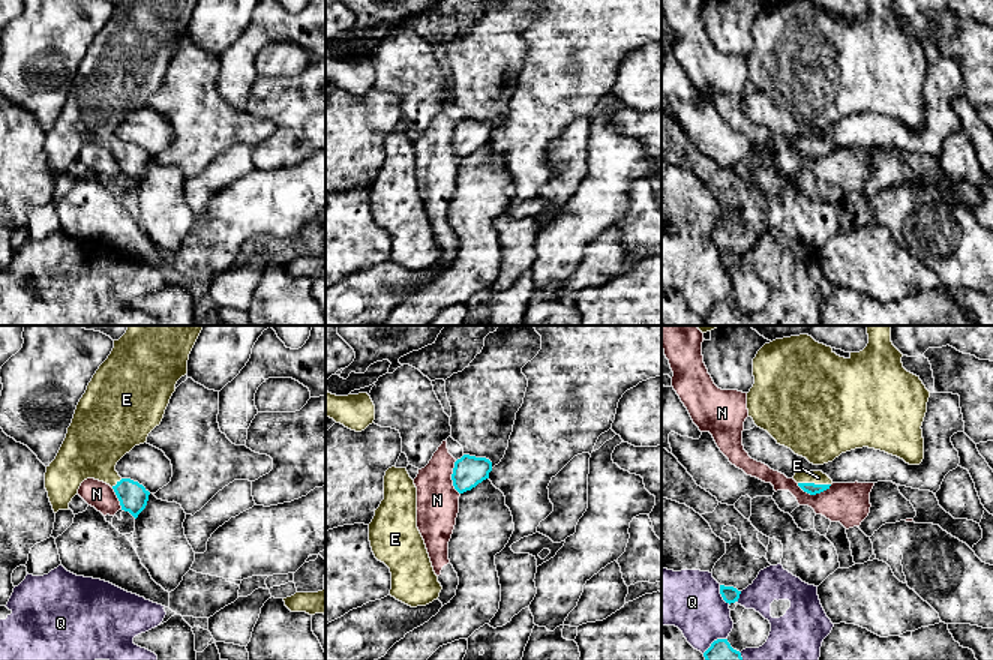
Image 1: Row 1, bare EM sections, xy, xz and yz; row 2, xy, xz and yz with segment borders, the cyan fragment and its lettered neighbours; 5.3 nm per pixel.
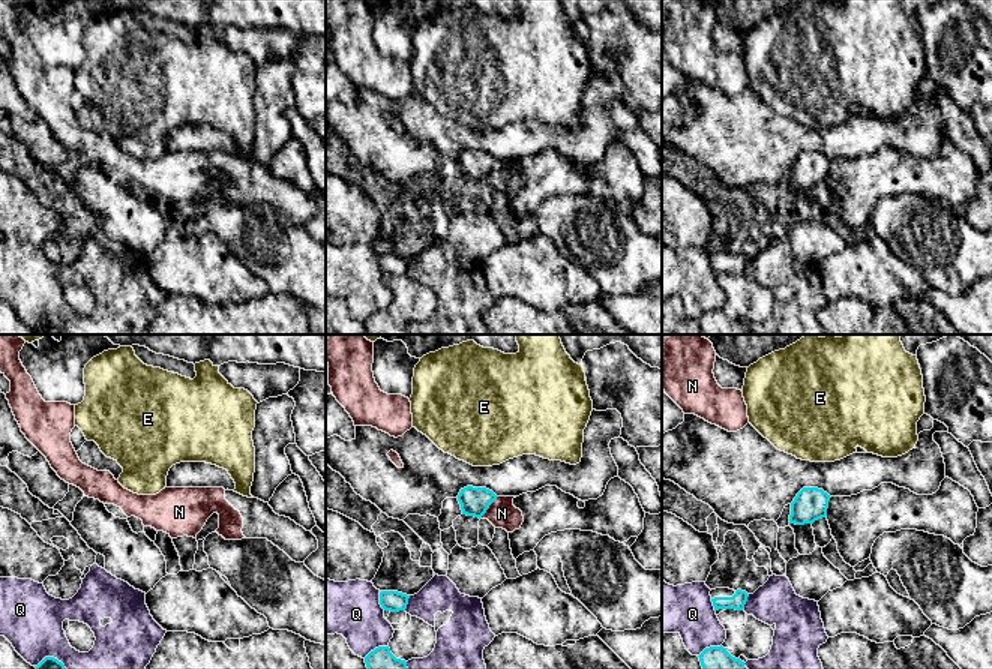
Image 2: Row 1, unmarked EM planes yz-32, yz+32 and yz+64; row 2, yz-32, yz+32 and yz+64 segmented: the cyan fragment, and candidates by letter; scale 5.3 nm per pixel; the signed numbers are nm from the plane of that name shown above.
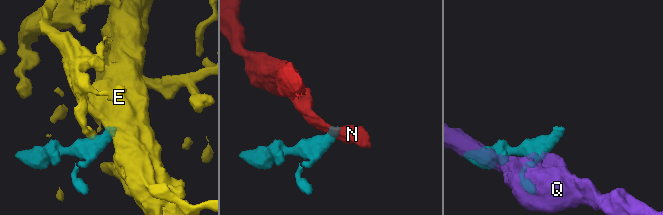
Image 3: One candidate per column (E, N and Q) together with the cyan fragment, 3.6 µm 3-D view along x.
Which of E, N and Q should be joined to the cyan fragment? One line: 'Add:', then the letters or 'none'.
Add: E

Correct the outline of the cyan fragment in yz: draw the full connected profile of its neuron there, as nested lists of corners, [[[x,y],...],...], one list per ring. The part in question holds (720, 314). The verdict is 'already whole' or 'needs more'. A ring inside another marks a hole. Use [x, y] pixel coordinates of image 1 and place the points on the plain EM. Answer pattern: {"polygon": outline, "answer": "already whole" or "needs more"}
{"polygon": [[[717,303],[704,316],[706,326],[742,326],[741,316],[734,314],[728,303]]], "answer": "already whole"}

